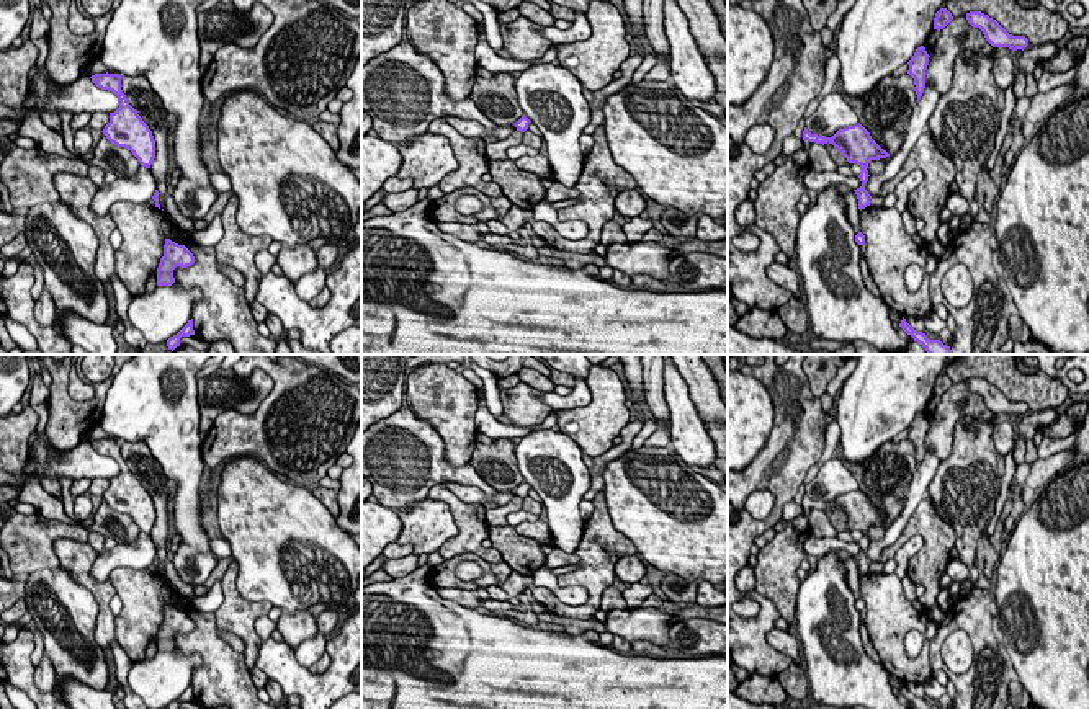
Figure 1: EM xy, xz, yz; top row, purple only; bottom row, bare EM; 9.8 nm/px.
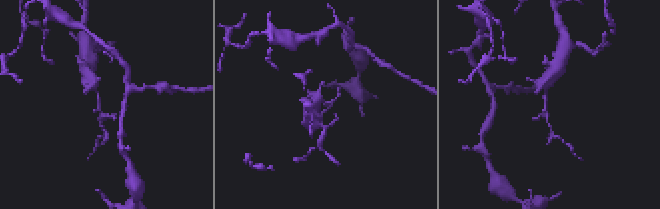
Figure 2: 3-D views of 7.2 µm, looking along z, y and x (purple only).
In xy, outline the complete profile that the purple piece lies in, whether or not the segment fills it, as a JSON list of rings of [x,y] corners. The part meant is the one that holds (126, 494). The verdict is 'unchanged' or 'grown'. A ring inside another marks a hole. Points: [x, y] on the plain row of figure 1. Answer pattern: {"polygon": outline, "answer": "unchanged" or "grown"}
{"polygon": [[[106,438],[90,444],[98,454],[113,457],[119,466],[119,474],[110,479],[110,488],[101,498],[111,510],[131,516],[142,533],[150,534],[155,524],[155,506],[149,492],[123,459],[121,441]]], "answer": "unchanged"}

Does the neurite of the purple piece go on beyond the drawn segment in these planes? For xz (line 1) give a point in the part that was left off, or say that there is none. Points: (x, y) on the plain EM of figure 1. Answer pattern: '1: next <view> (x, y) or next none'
1: next none

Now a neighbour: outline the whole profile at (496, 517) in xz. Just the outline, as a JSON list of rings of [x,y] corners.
[[[515,497],[510,503],[497,508],[486,510],[486,519],[489,526],[505,526],[507,519],[505,516],[513,511],[522,510],[523,498]]]

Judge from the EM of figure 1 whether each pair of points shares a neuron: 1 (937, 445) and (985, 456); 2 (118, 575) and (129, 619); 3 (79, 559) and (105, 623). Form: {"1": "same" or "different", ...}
{"1": "different", "2": "same", "3": "same"}

